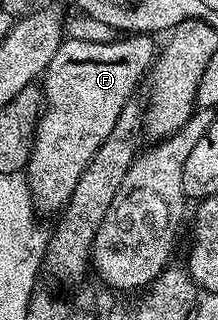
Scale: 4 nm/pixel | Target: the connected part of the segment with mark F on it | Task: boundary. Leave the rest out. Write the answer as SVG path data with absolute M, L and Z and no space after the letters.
M125 34L113 42L83 42L65 38L47 66L43 75L43 107L37 117L37 128L33 132L33 147L29 149L27 179L33 190L36 207L42 213L60 213L75 190L75 182L87 170L95 150L107 142L107 134L115 130L123 106L134 99L137 83L146 79L155 59L154 37L149 34Z

